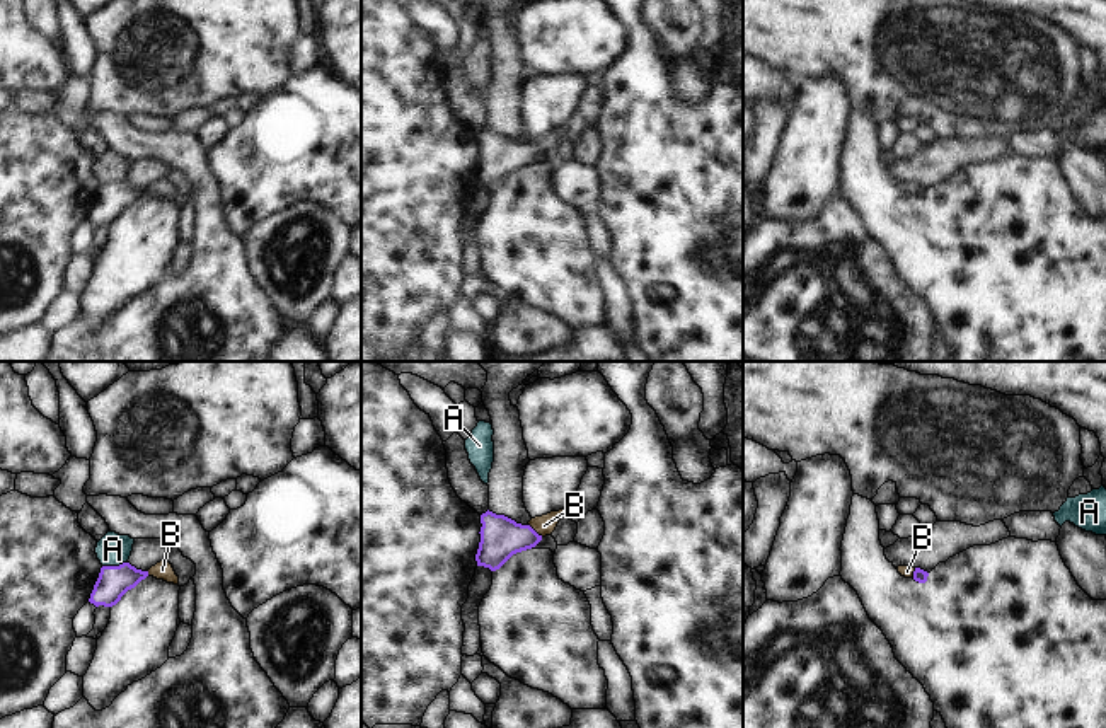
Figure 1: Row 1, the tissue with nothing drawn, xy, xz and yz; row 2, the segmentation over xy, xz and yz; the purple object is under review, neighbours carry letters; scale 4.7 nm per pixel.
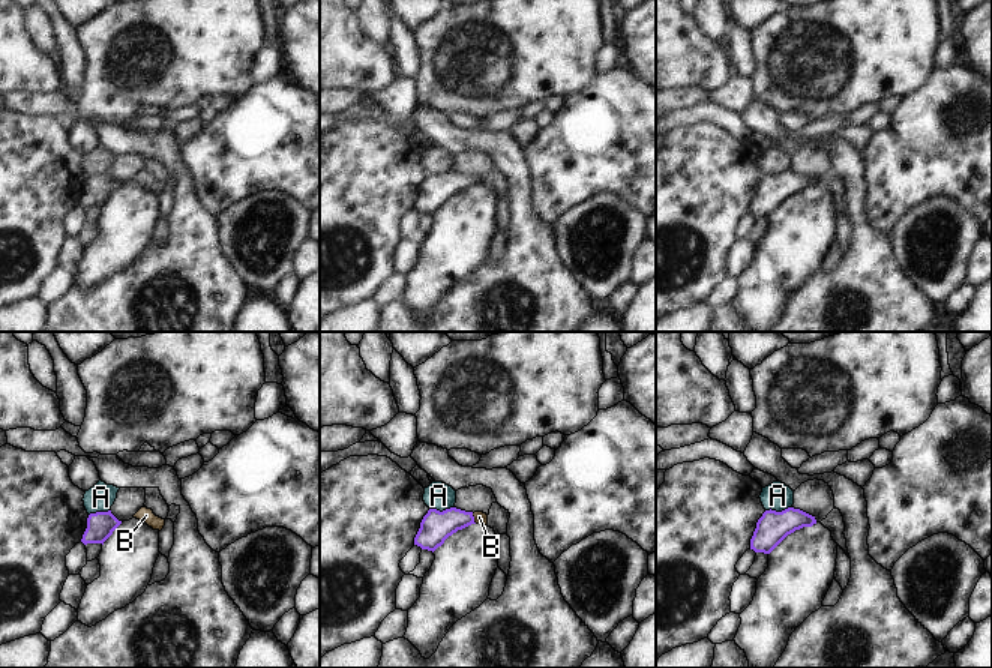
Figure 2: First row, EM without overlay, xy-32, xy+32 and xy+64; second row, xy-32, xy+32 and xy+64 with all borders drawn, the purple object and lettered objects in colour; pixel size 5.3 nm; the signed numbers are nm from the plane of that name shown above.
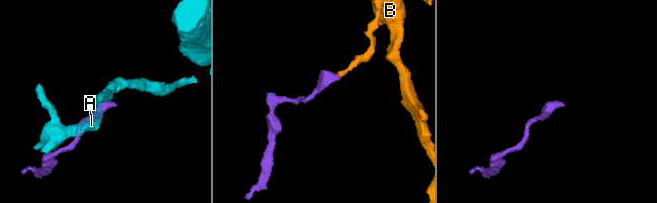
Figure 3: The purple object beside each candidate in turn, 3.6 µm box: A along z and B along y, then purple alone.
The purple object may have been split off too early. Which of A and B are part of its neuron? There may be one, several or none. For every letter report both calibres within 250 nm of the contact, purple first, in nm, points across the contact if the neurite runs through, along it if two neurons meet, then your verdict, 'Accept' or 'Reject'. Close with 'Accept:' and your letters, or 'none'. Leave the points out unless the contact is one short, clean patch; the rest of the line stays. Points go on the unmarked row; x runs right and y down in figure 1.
A: Thickness 150 nm (purple) against 160 nm. Boundary: xy (126, 179), (116, 184), (103, 184). Reject
B: Thickness 200 nm (purple) against 100 nm. Path across: xz (501, 156), (525, 156), (534, 149), (544, 144). Accept
Accept: B.

